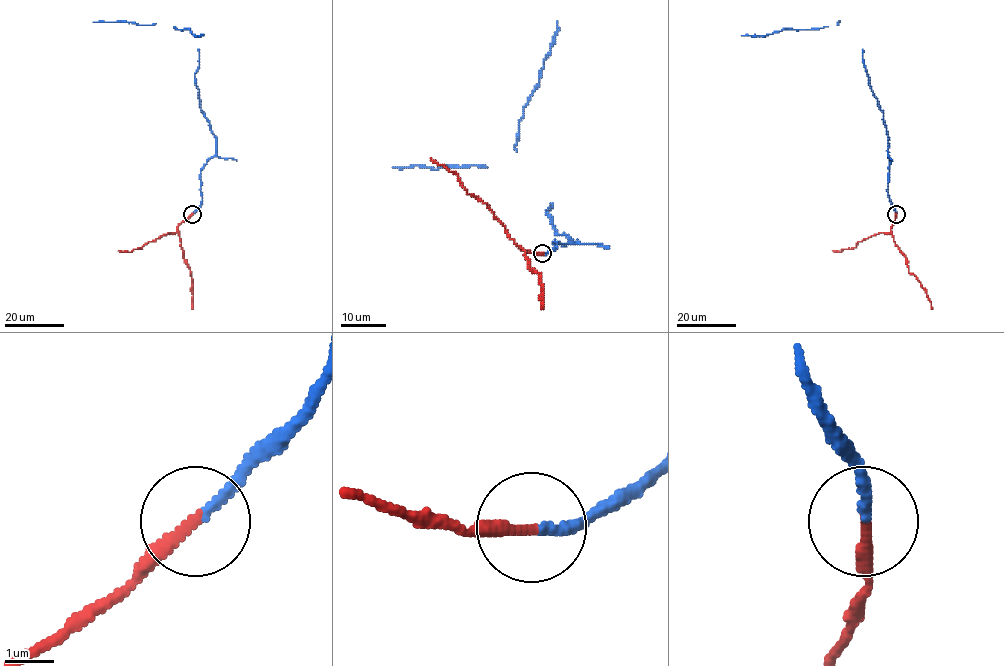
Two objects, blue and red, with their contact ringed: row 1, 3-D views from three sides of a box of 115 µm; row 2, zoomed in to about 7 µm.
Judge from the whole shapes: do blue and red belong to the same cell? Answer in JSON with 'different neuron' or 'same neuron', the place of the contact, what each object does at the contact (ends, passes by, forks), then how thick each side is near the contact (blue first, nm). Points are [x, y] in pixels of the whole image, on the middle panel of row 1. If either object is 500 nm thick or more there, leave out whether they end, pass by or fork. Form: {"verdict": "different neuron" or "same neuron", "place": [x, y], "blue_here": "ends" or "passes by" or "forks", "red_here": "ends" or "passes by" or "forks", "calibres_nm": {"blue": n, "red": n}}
{"verdict": "same neuron", "place": [542, 253], "blue_here": "ends", "red_here": "ends", "calibres_nm": {"blue": 180, "red": 240}}

